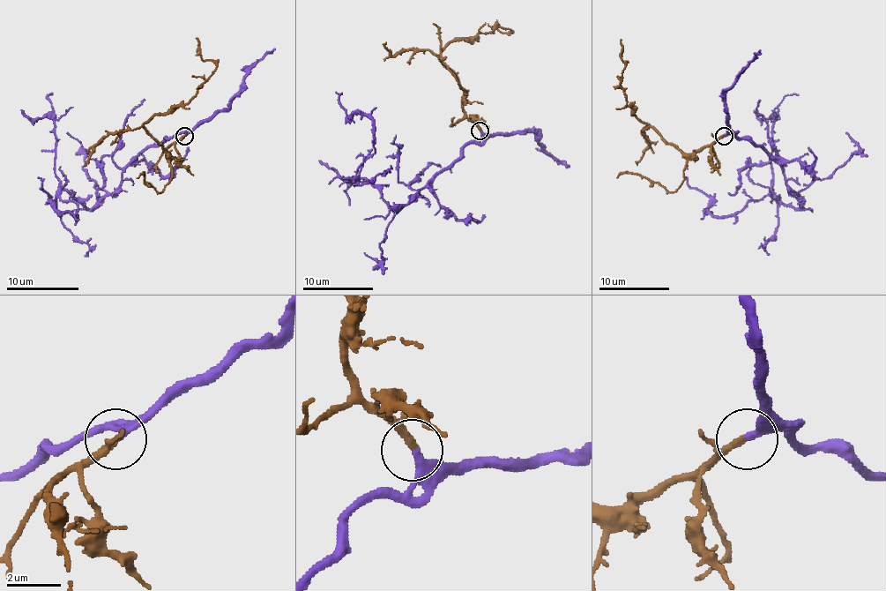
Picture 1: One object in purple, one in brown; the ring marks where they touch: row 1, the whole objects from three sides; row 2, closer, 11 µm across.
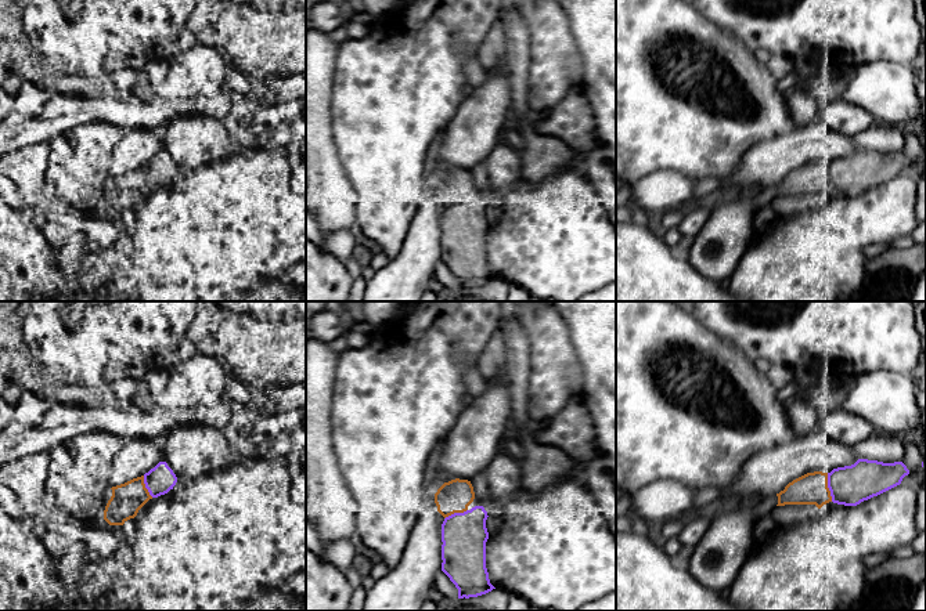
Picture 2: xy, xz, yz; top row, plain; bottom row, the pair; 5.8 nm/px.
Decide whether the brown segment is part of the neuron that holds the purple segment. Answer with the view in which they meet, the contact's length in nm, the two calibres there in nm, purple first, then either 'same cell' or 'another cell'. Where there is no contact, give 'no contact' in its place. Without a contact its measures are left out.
yz | 170 nm | 240/190 nm | same cell

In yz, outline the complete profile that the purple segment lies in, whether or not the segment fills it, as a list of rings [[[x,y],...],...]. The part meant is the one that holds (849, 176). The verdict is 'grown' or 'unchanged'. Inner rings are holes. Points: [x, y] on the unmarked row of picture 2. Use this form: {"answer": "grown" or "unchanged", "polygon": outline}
{"answer": "grown", "polygon": [[[858,149],[851,156],[833,159],[830,163],[807,163],[777,184],[778,195],[815,195],[821,199],[833,192],[857,196],[901,174],[909,160],[902,152],[883,153]]]}

